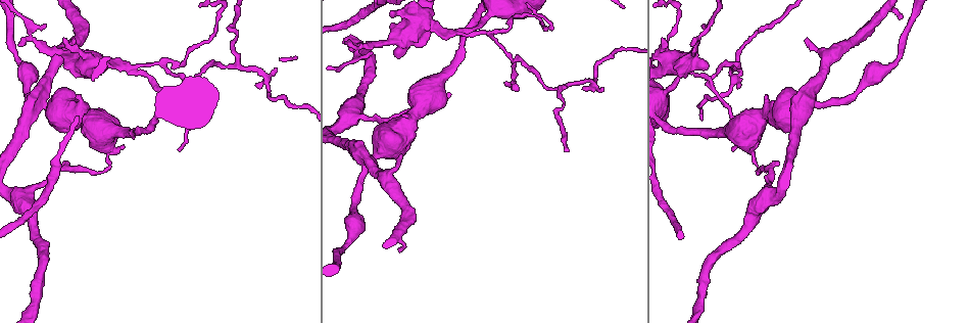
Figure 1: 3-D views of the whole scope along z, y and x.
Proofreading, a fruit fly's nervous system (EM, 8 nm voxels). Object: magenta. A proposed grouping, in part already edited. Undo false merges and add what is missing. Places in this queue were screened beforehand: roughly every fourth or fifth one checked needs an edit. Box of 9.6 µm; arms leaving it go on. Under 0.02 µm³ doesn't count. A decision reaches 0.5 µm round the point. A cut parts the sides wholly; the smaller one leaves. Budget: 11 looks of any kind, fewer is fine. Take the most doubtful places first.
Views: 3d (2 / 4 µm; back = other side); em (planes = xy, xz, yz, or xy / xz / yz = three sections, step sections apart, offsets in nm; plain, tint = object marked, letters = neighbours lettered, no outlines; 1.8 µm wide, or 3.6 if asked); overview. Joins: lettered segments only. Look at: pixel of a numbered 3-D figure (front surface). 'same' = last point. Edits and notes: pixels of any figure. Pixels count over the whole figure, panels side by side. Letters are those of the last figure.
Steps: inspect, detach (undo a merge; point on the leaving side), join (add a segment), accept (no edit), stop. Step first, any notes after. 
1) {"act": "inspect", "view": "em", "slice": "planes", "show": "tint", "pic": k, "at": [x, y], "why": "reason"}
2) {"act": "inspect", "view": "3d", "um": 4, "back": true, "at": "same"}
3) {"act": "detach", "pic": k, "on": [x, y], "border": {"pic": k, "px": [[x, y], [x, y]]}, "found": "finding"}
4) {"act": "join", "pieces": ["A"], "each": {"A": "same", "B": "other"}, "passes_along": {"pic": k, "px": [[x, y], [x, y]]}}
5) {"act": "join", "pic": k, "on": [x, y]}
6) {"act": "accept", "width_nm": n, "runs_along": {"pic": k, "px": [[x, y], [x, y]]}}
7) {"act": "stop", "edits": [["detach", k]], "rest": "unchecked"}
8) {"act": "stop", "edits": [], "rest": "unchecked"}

{"act": "inspect", "view": "em", "slice": "xz", "step": 16, "show": "letters", "pic": 1, "at": [513, 62], "why": "sharp bend"}

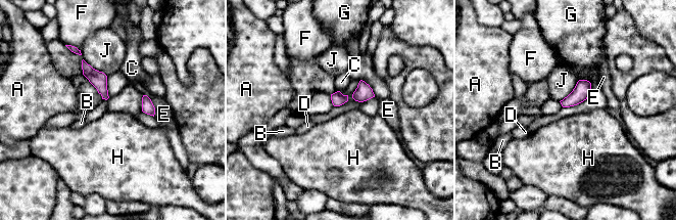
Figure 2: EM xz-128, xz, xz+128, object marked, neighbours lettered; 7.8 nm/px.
{"act": "accept", "each": {"A": "other", "B": "other", "C": "other", "D": "other", "E": "other", "F": "other", "G": "other", "H": "other", "J": "other"}, "border": {"pic": 2, "px": [[102, 98], [106, 100]]}, "found": "one neuron here"}

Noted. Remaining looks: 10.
{"act": "inspect", "view": "em", "slice": "planes", "show": "letters", "pic": 1, "at": [602, 88], "why": "tapers out"}

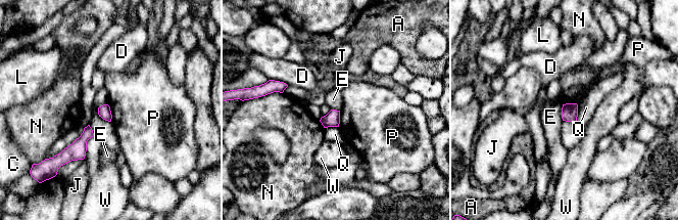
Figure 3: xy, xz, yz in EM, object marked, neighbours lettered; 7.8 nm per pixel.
{"act": "accept", "each": {"A": "other", "C": "other", "D": "other", "E": "other", "J": "other", "L": "other", "N": "other", "P": "other", "Q": "other", "W": "other"}, "border": {"pic": 3, "px": [[563, 104], [562, 120]]}, "found": "none of them fits"}

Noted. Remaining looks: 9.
{"act": "inspect", "view": "3d", "um": 4, "pic": 1, "at": [899, 15], "why": "branch stops here"}

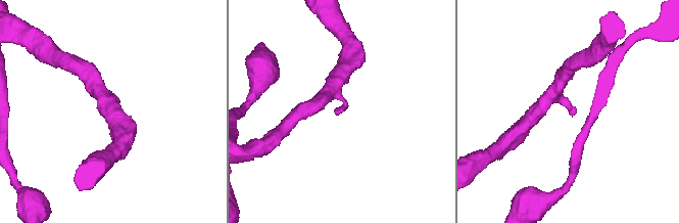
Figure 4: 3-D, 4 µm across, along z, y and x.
{"act": "inspect", "view": "em", "um": 3.6, "slice": "yz", "step": 16, "show": "tint", "pic": 4, "at": [336, 113], "arm_widths_nm": [220, 300]}

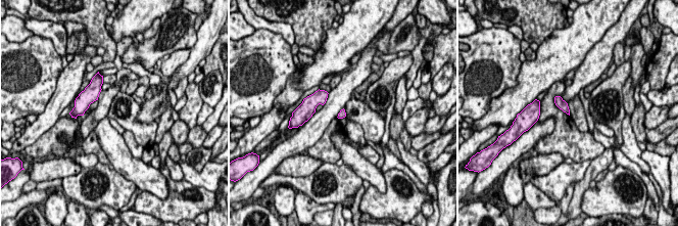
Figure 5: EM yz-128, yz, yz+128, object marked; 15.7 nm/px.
{"act": "inspect", "view": "em", "um": 3.6, "slice": "xy", "step": 4, "show": "letters", "at": "same"}

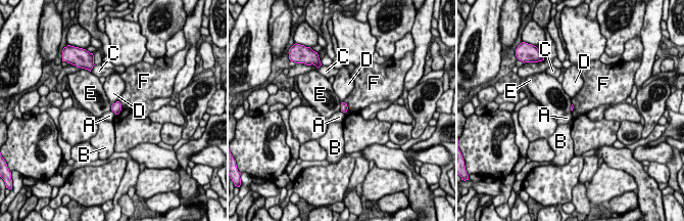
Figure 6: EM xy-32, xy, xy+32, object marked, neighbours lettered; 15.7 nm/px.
{"act": "accept", "each": {"A": "other", "B": "other", "C": "other", "D": "other", "E": "other", "F": "other"}, "found": "none of them fits"}

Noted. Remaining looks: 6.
{"act": "inspect", "view": "em", "slice": "planes", "show": "tint", "pic": 1, "at": [504, 82], "why": "branch stops here"}

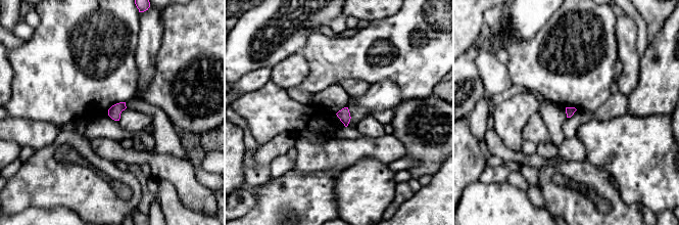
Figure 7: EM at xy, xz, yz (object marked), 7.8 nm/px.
{"act": "inspect", "view": "em", "slice": "planes", "show": "letters", "at": "same"}

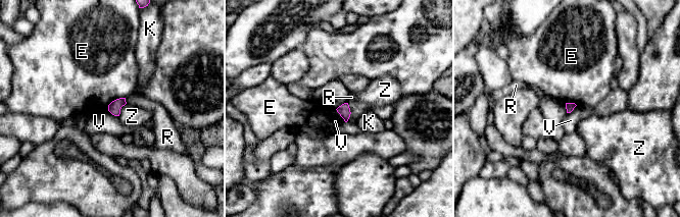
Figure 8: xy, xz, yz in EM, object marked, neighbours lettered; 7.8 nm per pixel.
{"act": "accept", "each": {"E": "other", "K": "other", "R": "other", "V": "other", "Z": "other"}, "found": "no lettered segment goes on from it"}

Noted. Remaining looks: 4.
{"act": "stop", "edits": [], "rest": "unchecked"}

